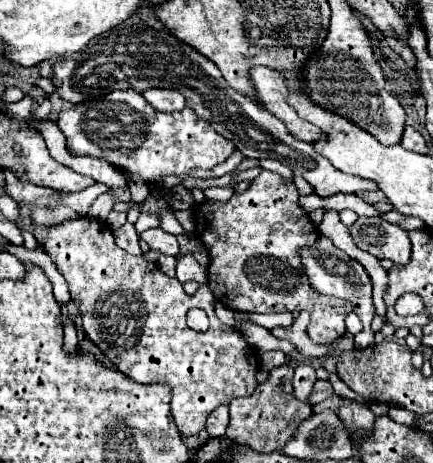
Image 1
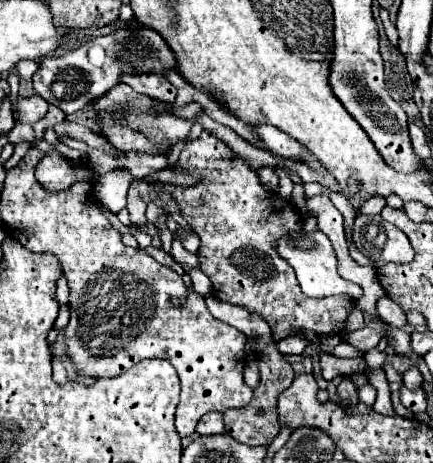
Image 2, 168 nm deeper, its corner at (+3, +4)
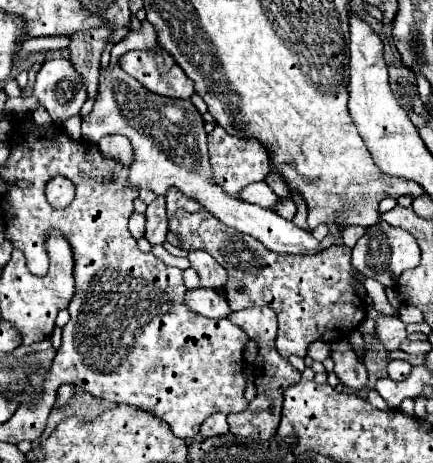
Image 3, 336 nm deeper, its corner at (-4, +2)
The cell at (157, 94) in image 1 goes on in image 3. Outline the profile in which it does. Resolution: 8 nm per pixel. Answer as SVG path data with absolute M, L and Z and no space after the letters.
M162 47L128 51L118 63L152 93L176 99L188 99L194 93L194 81L186 77L186 73L174 63L174 57Z

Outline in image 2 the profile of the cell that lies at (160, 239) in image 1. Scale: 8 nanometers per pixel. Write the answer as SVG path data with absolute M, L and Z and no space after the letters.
M129 189L129 195L127 195L127 211L129 211L133 223L141 223L145 219L145 203L141 201L141 197L137 195L135 189Z

